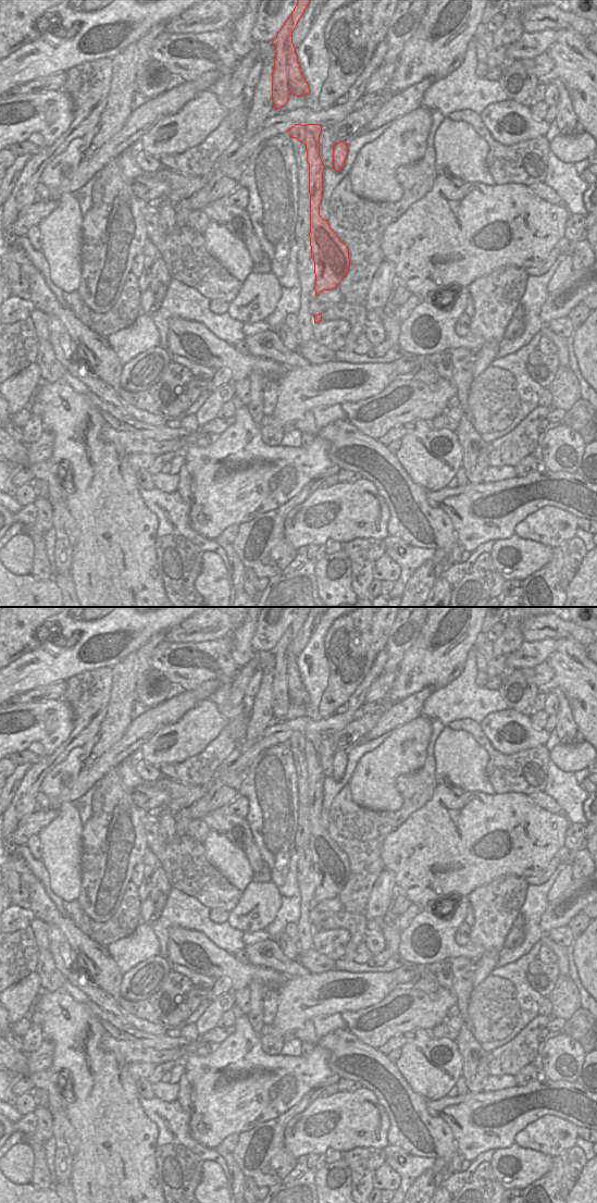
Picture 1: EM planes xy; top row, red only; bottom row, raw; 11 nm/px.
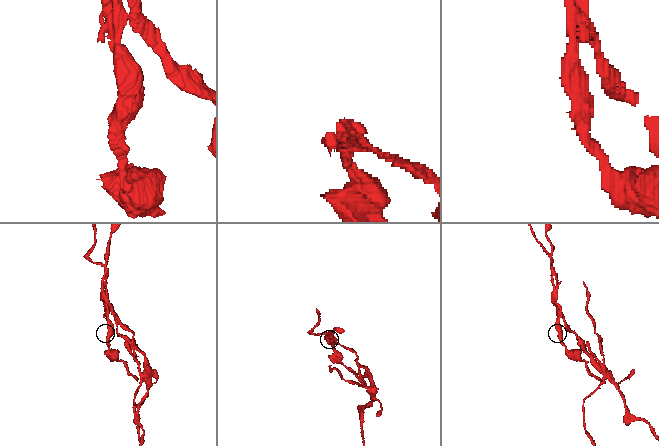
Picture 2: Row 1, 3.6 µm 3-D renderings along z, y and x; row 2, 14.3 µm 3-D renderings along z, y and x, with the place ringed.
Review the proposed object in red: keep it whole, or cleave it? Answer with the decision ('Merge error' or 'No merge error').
Merge error.

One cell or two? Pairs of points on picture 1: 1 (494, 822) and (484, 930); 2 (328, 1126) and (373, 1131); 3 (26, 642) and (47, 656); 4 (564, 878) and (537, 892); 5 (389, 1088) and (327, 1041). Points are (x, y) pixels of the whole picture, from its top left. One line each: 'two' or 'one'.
1: two
2: one
3: two
4: two
5: one

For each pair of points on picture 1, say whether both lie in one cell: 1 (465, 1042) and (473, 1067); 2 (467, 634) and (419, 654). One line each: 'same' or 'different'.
1: same
2: same

